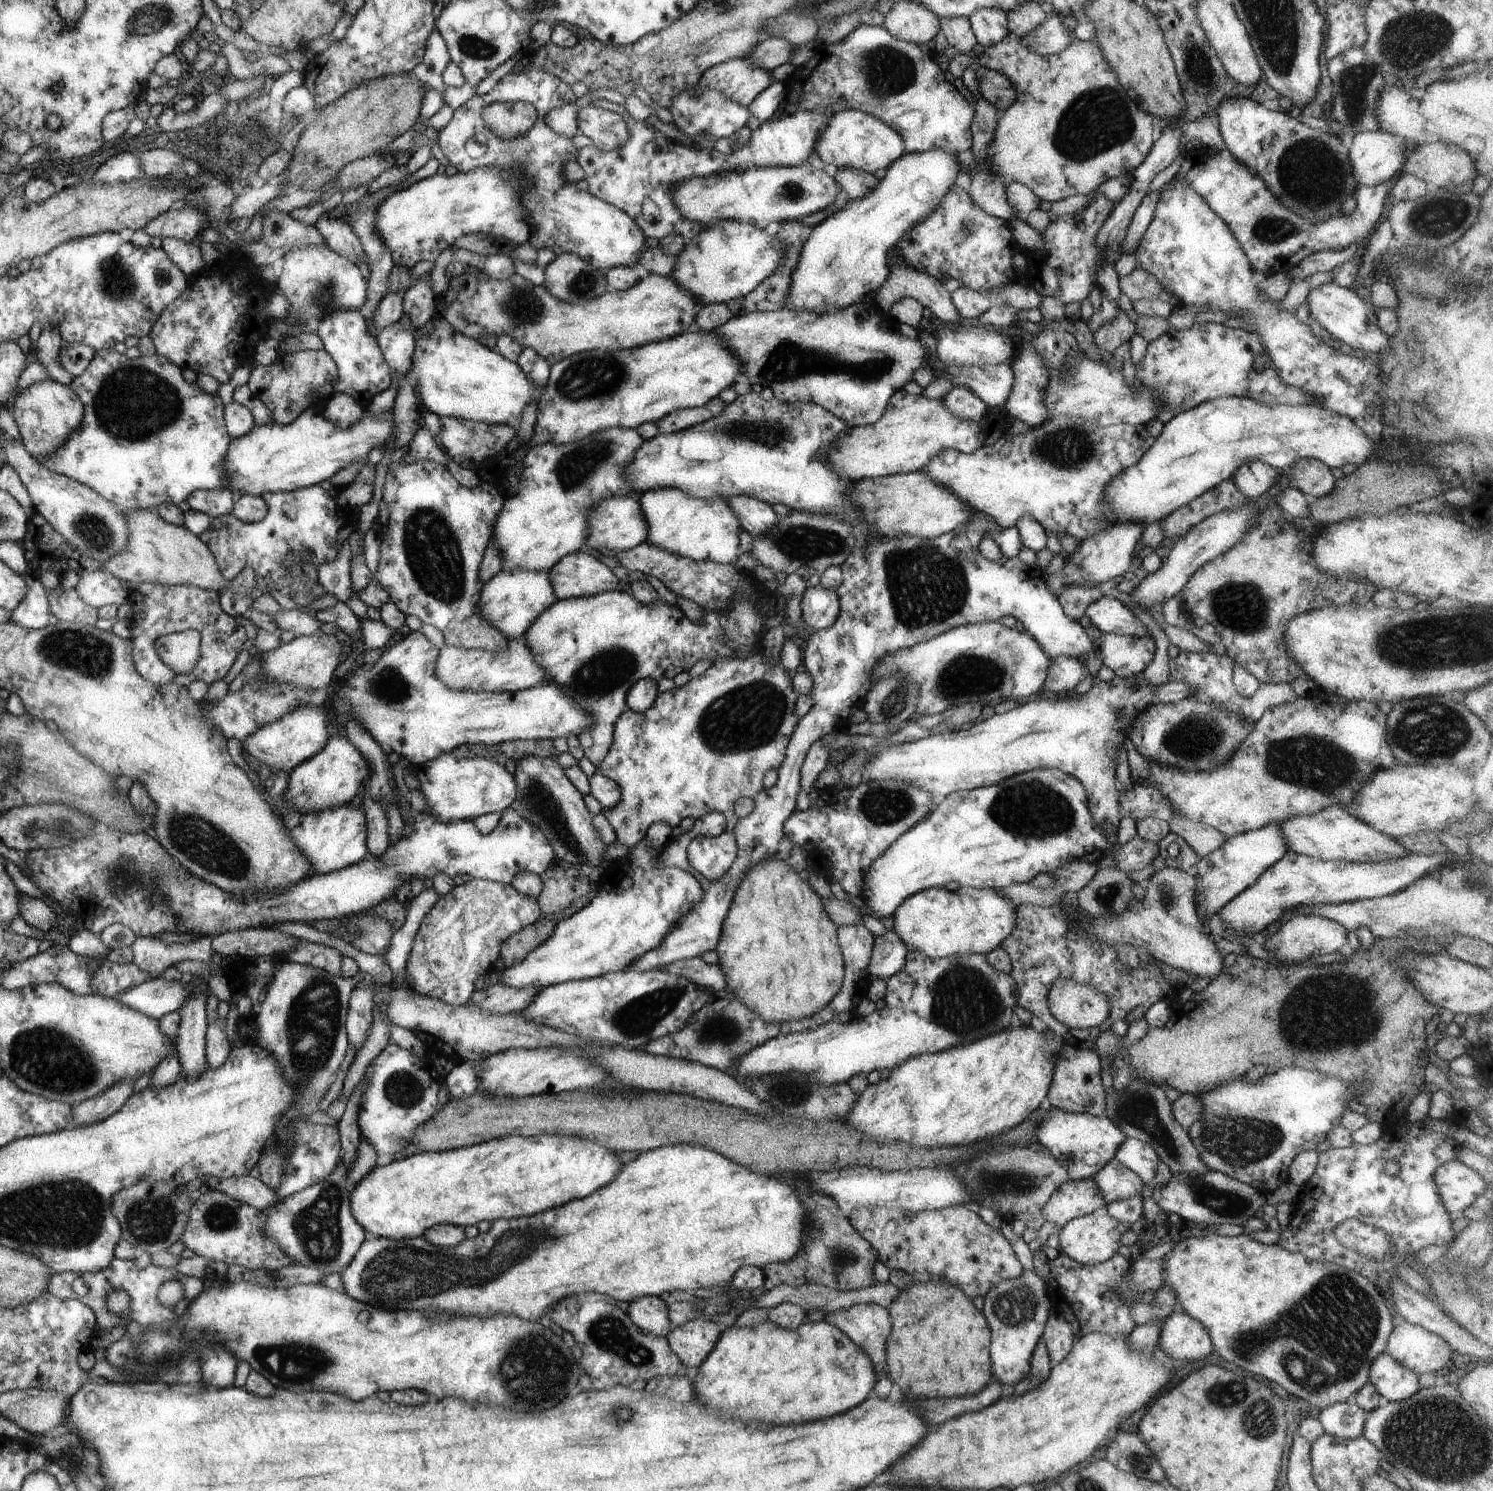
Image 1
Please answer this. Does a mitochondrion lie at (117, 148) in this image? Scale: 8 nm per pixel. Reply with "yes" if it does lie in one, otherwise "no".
no

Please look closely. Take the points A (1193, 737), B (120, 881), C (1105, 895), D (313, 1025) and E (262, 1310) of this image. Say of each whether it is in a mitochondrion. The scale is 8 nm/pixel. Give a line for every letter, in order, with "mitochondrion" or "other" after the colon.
A: mitochondrion
B: mitochondrion
C: mitochondrion
D: mitochondrion
E: other

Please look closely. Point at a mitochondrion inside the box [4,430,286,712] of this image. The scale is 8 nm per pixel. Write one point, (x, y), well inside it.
(90, 655)

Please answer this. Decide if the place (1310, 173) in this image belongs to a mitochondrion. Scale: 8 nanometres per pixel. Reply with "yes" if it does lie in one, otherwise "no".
yes

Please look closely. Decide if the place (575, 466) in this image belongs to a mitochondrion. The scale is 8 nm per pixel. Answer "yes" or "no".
yes

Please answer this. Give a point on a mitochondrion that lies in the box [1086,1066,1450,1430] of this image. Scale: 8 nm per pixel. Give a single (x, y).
(1343, 1319)

